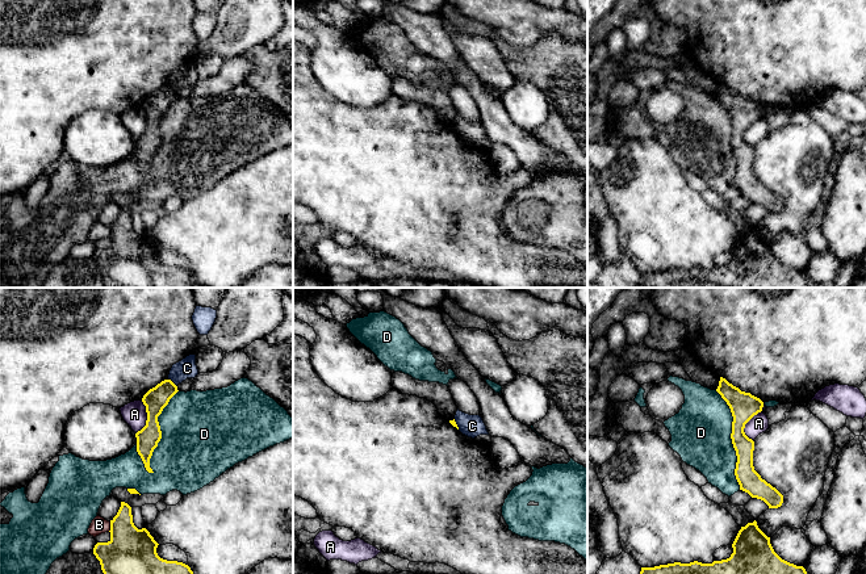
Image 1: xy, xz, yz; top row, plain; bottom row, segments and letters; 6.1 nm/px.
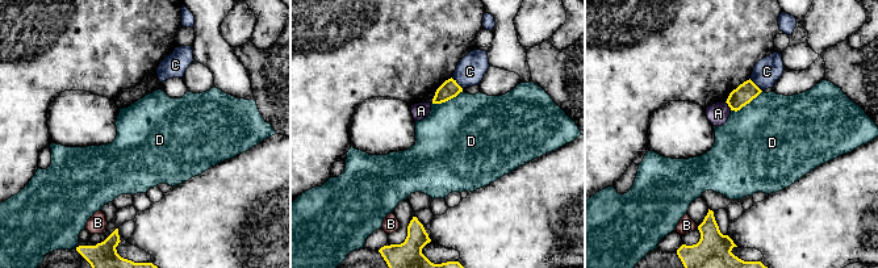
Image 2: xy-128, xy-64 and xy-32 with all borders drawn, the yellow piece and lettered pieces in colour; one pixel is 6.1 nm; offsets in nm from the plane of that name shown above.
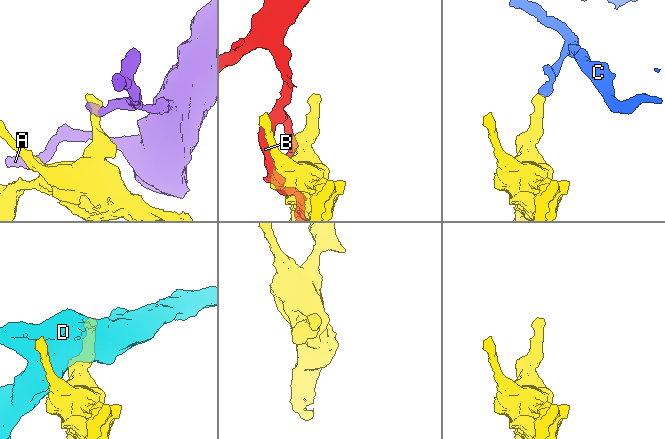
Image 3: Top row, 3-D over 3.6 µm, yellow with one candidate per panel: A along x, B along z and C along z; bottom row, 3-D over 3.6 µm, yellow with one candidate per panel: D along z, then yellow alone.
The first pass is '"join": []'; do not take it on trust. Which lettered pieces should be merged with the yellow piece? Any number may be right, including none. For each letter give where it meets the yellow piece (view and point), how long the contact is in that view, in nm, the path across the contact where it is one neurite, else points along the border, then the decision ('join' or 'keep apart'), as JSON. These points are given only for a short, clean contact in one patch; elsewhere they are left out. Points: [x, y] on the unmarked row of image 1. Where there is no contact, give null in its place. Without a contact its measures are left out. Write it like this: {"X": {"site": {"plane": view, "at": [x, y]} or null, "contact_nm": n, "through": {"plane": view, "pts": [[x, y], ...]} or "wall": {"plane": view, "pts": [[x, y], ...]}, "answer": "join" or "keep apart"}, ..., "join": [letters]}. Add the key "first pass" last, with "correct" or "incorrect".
{"A": {"site": {"plane": "yz", "at": [745, 129]}, "contact_nm": 200, "wall": {"plane": "yz", "pts": [[761, 116], [744, 134], [744, 138], [752, 146]]}, "answer": "keep apart"}, "B": {"site": {"plane": "xy", "at": [111, 233]}, "contact_nm": 70, "answer": "keep apart"}, "C": {"site": {"plane": "xy", "at": [172, 88]}, "contact_nm": 80, "wall": {"plane": "xy", "pts": [[168, 84], [176, 92]]}, "answer": "keep apart"}, "D": {"site": {"plane": "xy", "at": [160, 138]}, "contact_nm": 550, "answer": "keep apart"}, "join": [], "first pass": "correct"}

